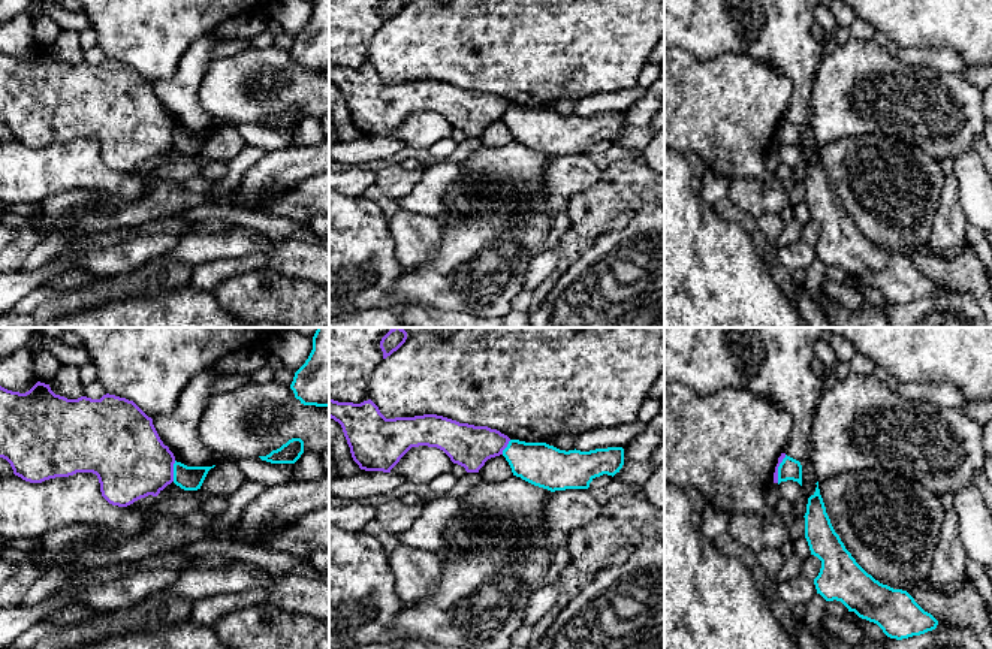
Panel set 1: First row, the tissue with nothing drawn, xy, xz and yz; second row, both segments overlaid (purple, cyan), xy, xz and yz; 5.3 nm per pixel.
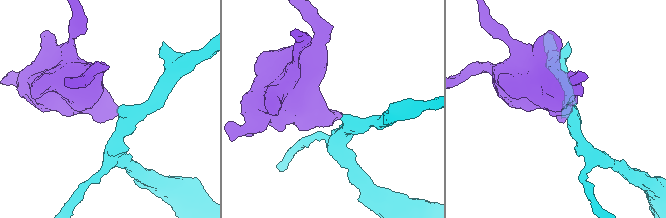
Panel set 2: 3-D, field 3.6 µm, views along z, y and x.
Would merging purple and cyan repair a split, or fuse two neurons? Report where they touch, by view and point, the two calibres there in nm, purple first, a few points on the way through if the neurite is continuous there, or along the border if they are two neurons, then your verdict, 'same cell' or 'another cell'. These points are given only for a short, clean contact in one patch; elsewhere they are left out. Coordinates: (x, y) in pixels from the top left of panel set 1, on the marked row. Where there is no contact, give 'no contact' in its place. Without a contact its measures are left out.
contact xy (172, 471); calibres 400 and 130 nm; border xy (175, 461), (172, 480); another cell

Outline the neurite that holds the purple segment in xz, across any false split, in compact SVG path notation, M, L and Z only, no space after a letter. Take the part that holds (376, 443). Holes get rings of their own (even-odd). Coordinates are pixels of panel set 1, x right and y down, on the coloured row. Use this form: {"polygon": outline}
{"polygon": "M329 399L329 417L341 425L353 461L365 471L391 473L411 447L428 446L443 450L467 473L479 473L510 441L497 429L437 414L386 419L371 399L361 404Z"}

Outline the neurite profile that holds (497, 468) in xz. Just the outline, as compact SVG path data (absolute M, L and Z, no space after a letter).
M503 455L491 458L479 470L483 482L501 482L513 476L512 468Z

